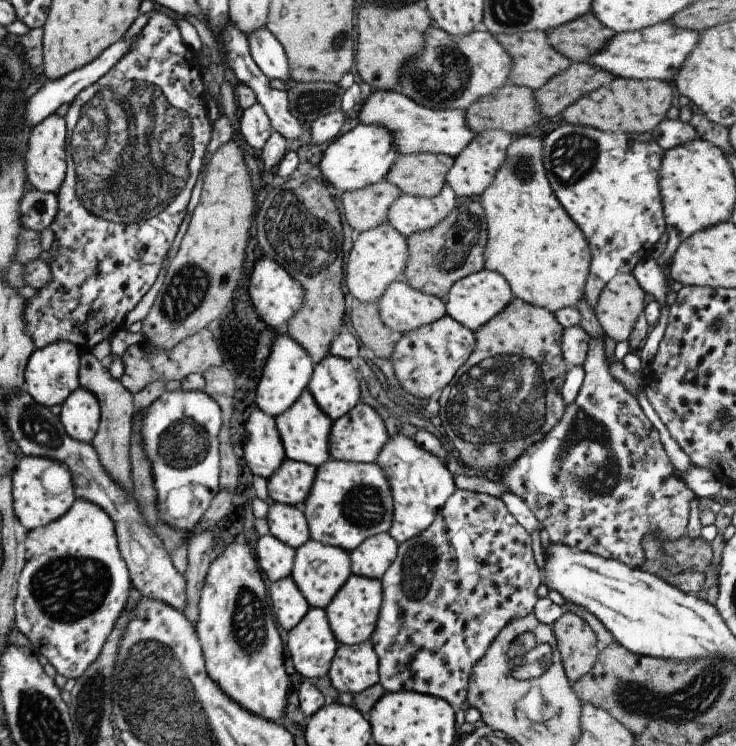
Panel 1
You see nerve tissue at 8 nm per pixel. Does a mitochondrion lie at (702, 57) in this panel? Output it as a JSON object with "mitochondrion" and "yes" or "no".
{"mitochondrion":"no"}

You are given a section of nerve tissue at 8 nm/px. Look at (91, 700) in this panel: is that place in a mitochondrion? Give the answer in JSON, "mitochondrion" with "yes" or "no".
{"mitochondrion":"yes"}

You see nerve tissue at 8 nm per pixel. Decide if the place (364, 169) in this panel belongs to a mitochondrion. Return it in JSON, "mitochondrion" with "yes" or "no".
{"mitochondrion":"no"}

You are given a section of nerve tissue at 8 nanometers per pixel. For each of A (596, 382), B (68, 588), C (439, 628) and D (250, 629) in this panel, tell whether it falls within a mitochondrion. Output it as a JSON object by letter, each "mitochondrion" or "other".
{"A":"other","B":"mitochondrion","C":"other","D":"mitochondrion"}

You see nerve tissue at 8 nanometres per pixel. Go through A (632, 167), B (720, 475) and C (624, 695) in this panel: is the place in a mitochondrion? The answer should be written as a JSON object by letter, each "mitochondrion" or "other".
{"A":"other","B":"other","C":"mitochondrion"}

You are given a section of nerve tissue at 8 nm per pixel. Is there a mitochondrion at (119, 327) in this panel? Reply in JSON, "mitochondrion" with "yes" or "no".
{"mitochondrion":"no"}

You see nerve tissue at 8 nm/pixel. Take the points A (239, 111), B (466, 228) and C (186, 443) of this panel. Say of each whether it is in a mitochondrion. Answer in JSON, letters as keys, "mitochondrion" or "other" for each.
{"A":"other","B":"mitochondrion","C":"mitochondrion"}

